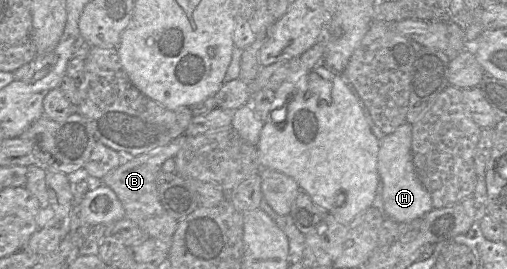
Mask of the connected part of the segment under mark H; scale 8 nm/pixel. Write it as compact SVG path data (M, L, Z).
M404 123L380 140L378 153L379 182L387 217L397 223L423 218L433 209L432 199L415 171L412 159L412 125Z

